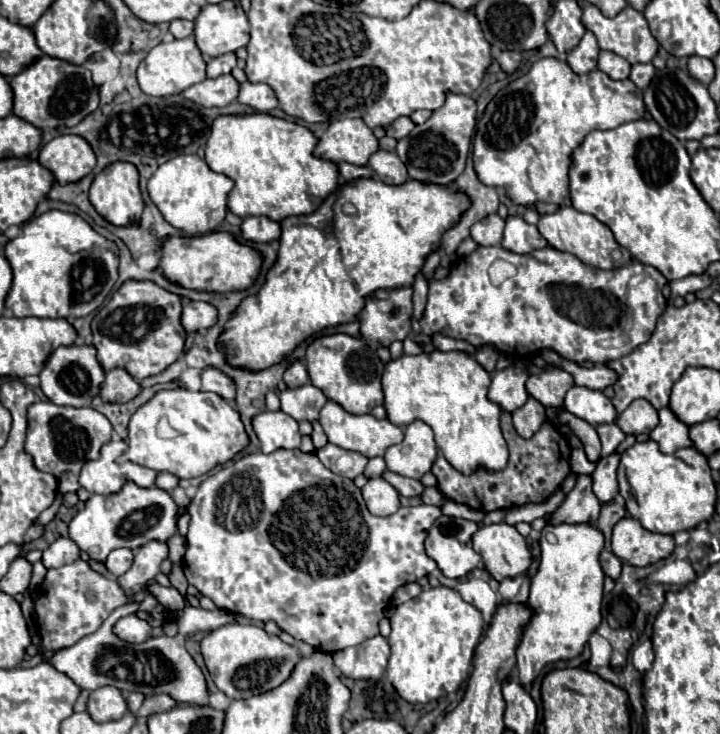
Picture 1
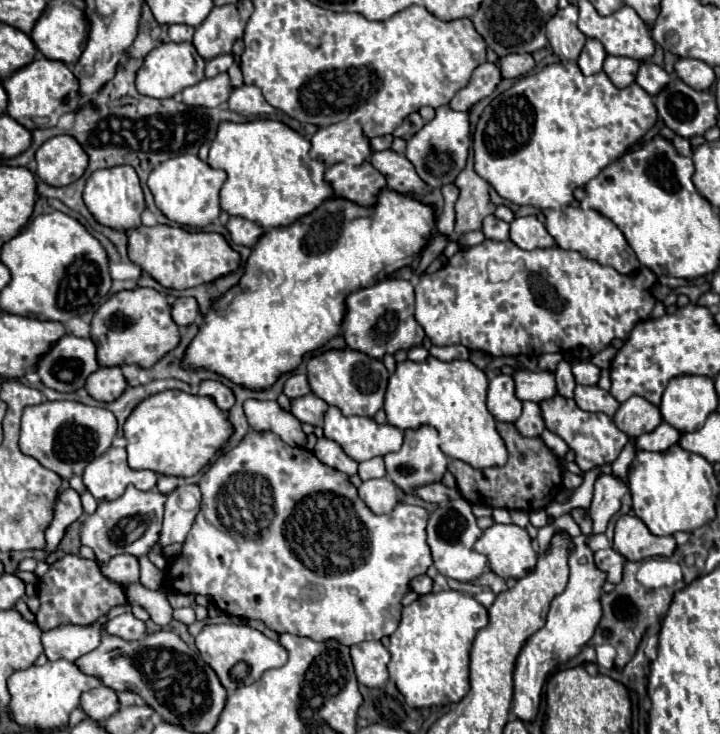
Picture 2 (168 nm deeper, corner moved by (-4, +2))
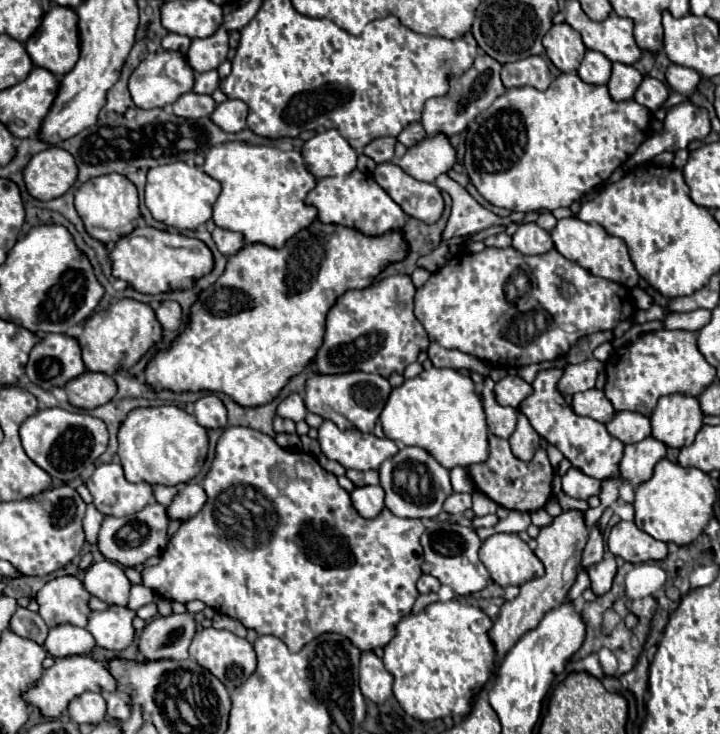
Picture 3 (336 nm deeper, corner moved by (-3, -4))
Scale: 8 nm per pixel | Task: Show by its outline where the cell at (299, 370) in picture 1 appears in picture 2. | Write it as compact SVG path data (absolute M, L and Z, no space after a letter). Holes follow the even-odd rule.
M292 375L284 385L284 395L288 399L298 399L298 397L304 397L308 393L310 393L310 385L308 385L306 375Z

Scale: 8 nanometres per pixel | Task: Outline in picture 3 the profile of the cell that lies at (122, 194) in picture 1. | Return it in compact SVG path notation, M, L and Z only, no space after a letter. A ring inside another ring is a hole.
M119 173L93 177L83 183L75 195L75 209L83 219L87 233L105 245L117 243L121 237L129 235L137 227L137 219L141 215L137 187Z

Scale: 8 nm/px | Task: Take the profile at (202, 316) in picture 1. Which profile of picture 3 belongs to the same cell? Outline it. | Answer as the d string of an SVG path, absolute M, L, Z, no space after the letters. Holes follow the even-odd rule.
M163 301L155 313L157 313L157 319L165 331L177 331L181 327L183 311L177 301Z

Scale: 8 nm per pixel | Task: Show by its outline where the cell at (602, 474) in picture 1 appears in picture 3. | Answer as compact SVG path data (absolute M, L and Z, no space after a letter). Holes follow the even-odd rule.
M593 525L591 531L589 531L589 541L587 541L587 547L585 547L585 551L583 551L583 561L581 561L581 565L583 565L583 567L589 567L589 565L601 561L601 559L603 559L603 551L605 551L605 547L603 547L601 527L599 527L599 525Z

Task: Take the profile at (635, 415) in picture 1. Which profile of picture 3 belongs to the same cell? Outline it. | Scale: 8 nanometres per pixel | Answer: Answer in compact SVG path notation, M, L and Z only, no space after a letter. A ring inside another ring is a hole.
M619 411L609 423L607 431L621 443L639 443L651 435L651 421L637 411Z

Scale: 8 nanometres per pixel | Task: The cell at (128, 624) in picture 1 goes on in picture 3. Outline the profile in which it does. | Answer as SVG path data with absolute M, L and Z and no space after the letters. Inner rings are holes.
M111 607L107 611L95 611L89 617L87 631L95 637L95 643L103 649L121 651L133 643L135 611L127 607Z

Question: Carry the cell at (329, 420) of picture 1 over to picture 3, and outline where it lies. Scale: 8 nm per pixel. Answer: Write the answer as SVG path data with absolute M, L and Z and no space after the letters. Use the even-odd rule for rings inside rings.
M323 421L319 427L319 445L321 451L333 459L339 461L345 469L379 469L379 465L393 457L399 449L395 441L383 437L375 437L373 433L363 433L355 427L341 431L333 421Z

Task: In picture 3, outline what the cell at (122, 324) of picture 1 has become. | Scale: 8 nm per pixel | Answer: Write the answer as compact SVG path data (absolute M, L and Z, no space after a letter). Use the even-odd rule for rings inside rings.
M119 299L105 311L97 311L87 319L83 335L79 337L79 345L83 349L83 363L89 371L113 375L117 371L131 369L161 339L163 327L149 305L135 299Z

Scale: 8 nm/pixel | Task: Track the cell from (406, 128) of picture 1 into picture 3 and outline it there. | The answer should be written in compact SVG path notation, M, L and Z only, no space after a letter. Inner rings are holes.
M411 123L411 125L407 125L407 127L399 133L397 141L403 143L405 147L411 147L411 145L415 145L417 141L421 141L425 135L427 135L427 133L425 133L425 129L423 129L421 123Z

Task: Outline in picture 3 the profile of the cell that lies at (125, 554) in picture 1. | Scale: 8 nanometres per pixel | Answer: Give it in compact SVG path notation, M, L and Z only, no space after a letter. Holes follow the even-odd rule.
M107 559L93 563L87 569L83 583L85 583L85 589L91 595L99 597L101 601L107 601L111 605L127 605L131 581L127 579L121 565Z

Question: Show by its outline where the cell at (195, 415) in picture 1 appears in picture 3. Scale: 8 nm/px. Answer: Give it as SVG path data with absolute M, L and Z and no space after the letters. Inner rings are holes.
M161 405L161 407L143 407L143 409L133 409L129 417L123 421L119 433L119 459L125 471L127 481L139 483L145 481L149 485L179 485L191 481L203 467L209 451L209 431L195 421L191 413L185 409L179 409L175 405Z

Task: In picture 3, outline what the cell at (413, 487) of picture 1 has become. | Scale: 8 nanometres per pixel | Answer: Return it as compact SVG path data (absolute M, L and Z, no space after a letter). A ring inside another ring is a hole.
M453 493L443 503L443 511L451 515L459 515L469 507L471 507L471 493Z

